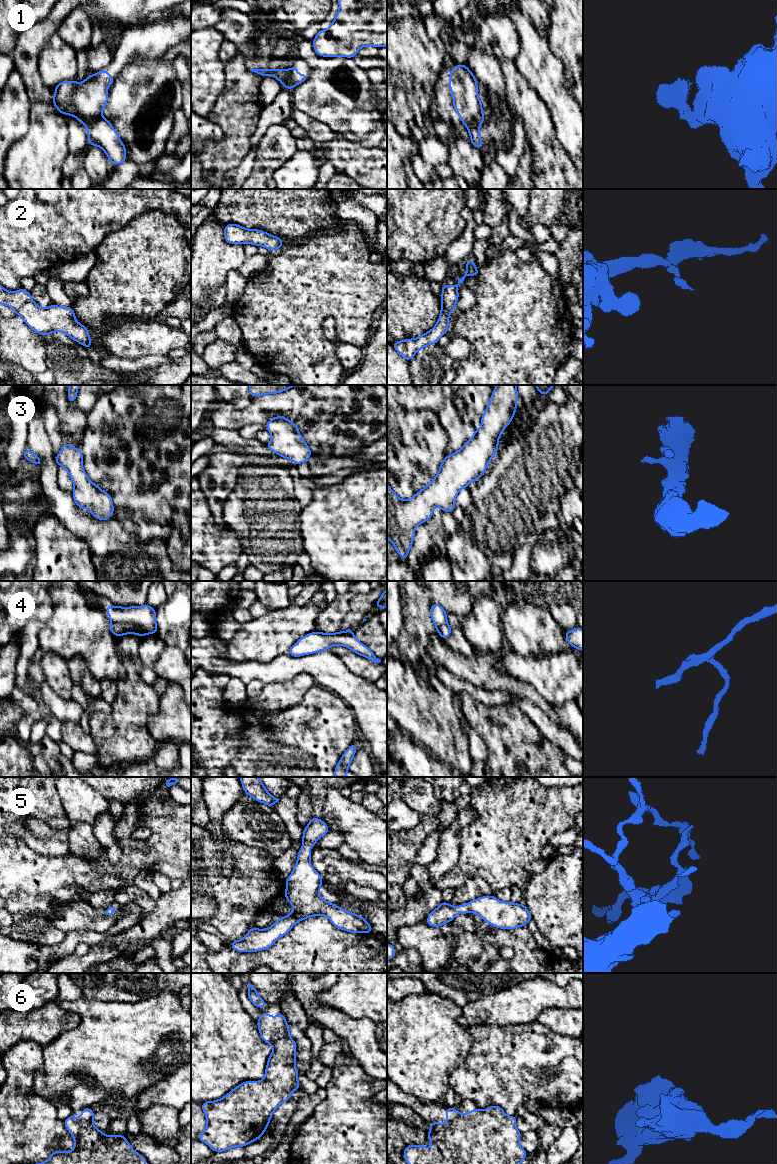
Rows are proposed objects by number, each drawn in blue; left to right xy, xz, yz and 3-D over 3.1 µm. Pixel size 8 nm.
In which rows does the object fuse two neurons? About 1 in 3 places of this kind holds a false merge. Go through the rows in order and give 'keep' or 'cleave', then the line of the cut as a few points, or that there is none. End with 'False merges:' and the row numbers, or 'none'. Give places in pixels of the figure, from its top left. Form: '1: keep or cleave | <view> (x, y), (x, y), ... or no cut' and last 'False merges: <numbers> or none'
1: cleave | xz (291, 70), (287, 81), (294, 86)
2: keep | no cut
3: keep | no cut
4: keep | no cut
5: keep | no cut
6: keep | no cut
False merges: 1

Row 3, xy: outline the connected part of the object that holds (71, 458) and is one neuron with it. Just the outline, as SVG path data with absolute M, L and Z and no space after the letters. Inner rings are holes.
M63 442L54 460L56 466L61 465L67 470L73 482L72 497L75 504L81 509L89 509L94 518L107 521L115 512L112 497L90 481L83 469L81 449Z

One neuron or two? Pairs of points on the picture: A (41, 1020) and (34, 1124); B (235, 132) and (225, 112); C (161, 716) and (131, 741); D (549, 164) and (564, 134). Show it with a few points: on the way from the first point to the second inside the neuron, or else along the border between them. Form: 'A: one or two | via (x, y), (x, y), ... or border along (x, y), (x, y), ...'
A: one | via (22, 1046), (22, 1098)
B: one | via (235, 127), (235, 122), (230, 117)
C: two | border along (147, 727), (157, 743)
D: two | border along (552, 121), (555, 136), (572, 162)

